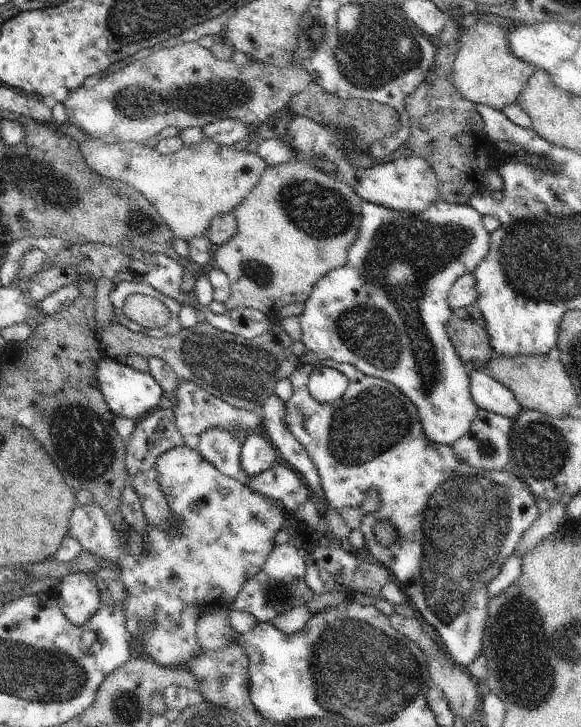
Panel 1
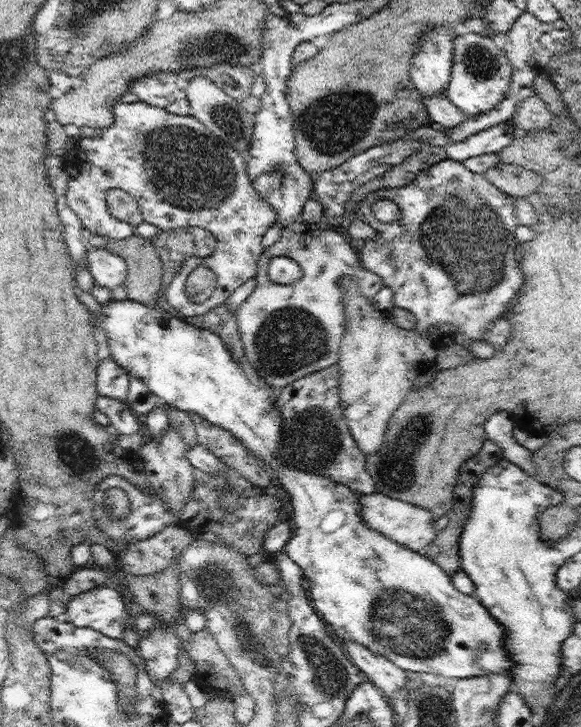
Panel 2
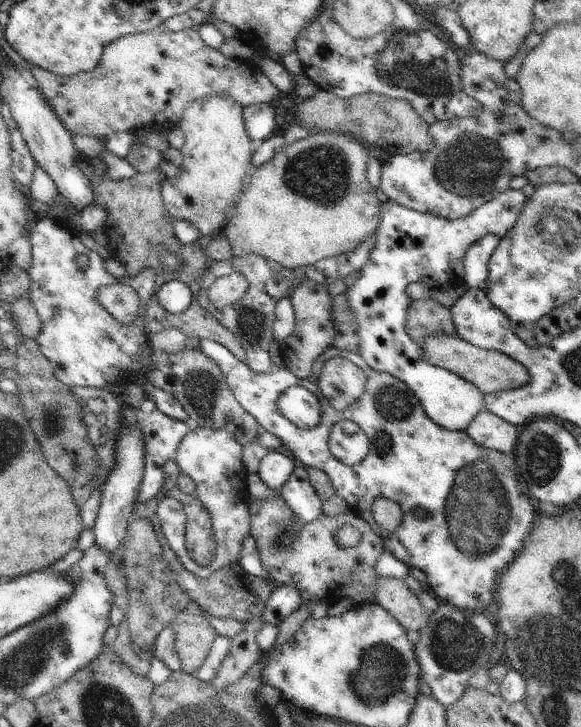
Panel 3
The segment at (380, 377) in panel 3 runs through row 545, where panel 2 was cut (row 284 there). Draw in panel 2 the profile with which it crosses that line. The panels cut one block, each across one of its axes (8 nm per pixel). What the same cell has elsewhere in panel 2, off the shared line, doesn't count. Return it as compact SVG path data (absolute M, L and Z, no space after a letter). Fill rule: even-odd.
M444 159L427 169L420 171L410 185L393 189L383 188L370 192L364 199L362 199L357 208L360 210L360 214L362 214L362 221L368 223L378 233L376 239L366 240L364 246L360 248L359 257L363 268L380 276L384 286L389 287L394 292L393 304L395 307L408 310L416 316L415 332L420 337L430 340L436 350L454 346L454 344L468 349L470 344L484 341L487 331L493 324L493 320L504 316L514 300L520 296L525 281L519 265L521 243L516 240L516 236L513 236L516 226L519 225L516 223L516 215L514 215L516 214L514 199L507 193L502 192L495 184L492 184L485 175L476 174L475 172L468 170L463 162ZM382 197L390 197L390 199L396 201L398 208L400 208L400 218L398 218L398 220L384 224L384 222L380 222L380 220L374 218L374 214L372 214L370 207L372 207L374 201L378 201L378 199Z

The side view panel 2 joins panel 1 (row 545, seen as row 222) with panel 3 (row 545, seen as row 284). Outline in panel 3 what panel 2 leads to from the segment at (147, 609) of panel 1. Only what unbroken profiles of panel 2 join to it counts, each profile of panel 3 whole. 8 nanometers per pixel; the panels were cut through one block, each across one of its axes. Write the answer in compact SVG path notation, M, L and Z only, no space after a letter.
M228 426L219 430L197 427L182 438L174 460L181 473L187 475L195 483L193 496L208 510L213 527L213 536L217 543L215 557L211 564L206 567L196 566L194 560L190 559L185 546L187 515L184 506L174 498L162 498L157 507L156 513L158 514L161 532L164 534L168 545L172 546L171 550L176 554L181 566L206 580L226 564L238 564L238 560L241 558L239 553L243 539L250 535L249 504L252 498L247 486L247 479L250 475L243 464L243 446L235 440L235 430Z

